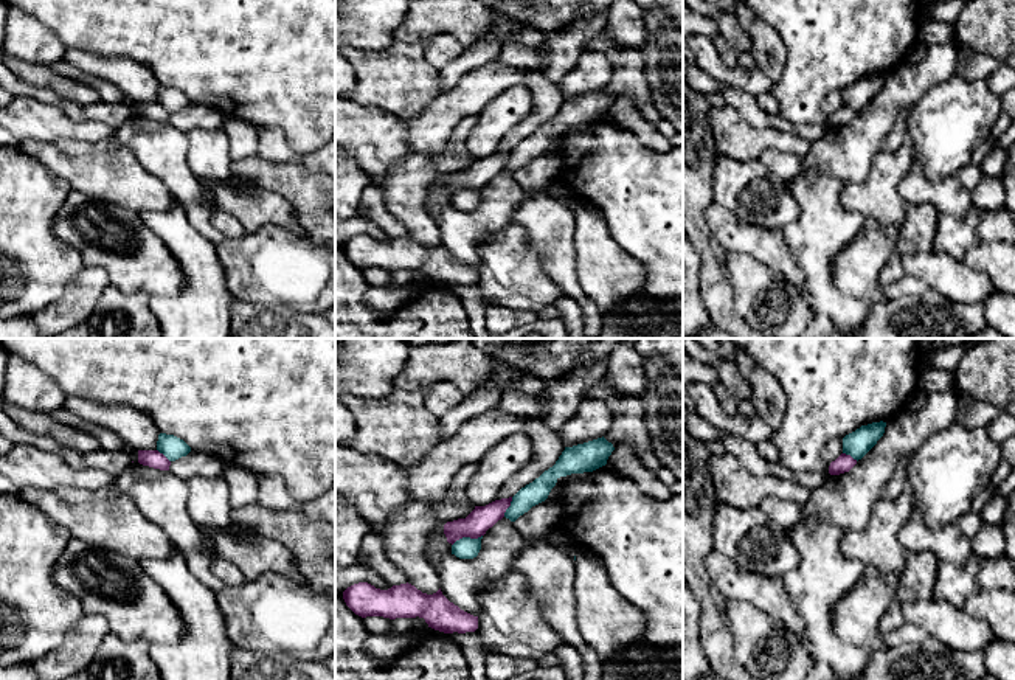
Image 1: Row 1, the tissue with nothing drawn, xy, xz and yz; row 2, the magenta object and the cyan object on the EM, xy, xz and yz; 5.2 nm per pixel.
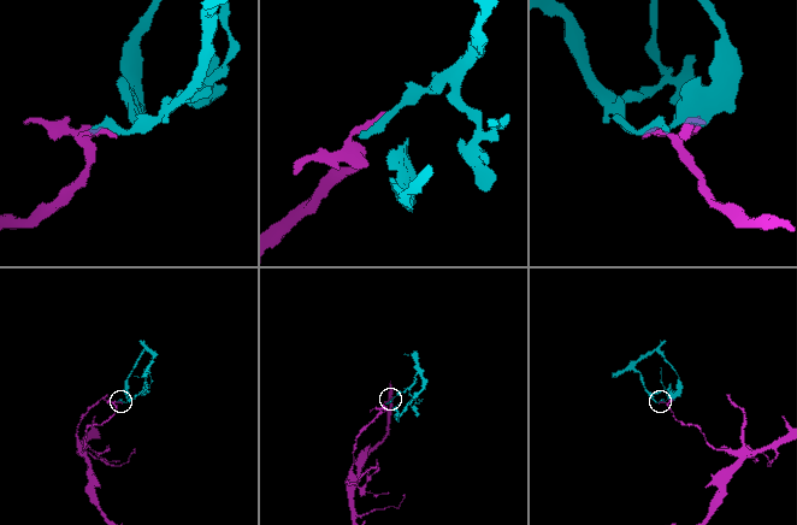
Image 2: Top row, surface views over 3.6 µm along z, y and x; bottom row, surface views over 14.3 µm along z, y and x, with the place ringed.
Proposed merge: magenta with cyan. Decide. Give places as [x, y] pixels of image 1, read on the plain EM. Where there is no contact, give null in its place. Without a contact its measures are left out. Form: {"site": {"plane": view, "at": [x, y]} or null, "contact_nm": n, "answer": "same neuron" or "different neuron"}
{"site": {"plane": "xz", "at": [466, 188]}, "contact_nm": 170, "answer": "different neuron"}

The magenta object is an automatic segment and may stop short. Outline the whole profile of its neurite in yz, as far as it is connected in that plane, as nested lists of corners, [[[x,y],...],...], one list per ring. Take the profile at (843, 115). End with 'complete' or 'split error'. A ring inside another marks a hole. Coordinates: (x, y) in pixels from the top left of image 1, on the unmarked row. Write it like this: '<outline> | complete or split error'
[[[841,106],[835,113],[829,118],[830,127],[840,127],[844,124],[849,124],[857,116],[857,112],[854,112],[850,107]]] | complete

